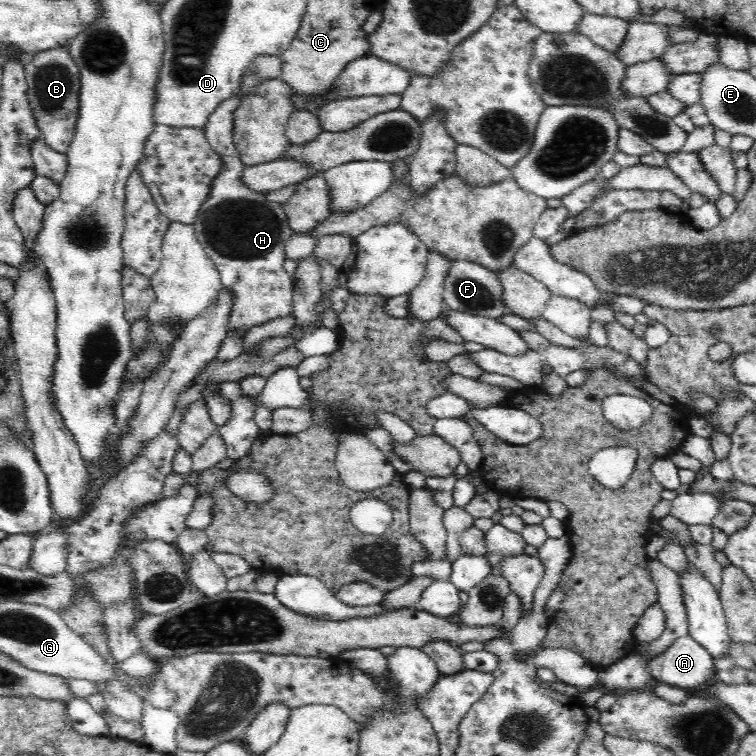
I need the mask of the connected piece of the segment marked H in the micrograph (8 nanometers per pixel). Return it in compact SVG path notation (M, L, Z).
M258 54L244 70L240 92L222 101L203 126L212 150L223 160L222 170L212 179L210 194L200 207L194 222L197 240L221 275L221 284L233 294L228 326L230 331L246 336L247 330L263 322L290 316L293 307L293 281L284 271L285 248L293 236L286 210L278 202L268 201L265 194L256 193L242 181L245 164L241 161L233 141L234 111L239 102L264 79L281 76L281 56Z

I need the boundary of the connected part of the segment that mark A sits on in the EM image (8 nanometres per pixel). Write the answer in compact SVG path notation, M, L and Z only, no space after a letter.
M689 634L676 639L664 653L649 660L647 670L658 683L690 693L698 692L717 671L712 655Z

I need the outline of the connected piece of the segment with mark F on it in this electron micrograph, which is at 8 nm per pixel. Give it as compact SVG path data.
M456 260L452 261L451 270L445 281L445 291L442 294L443 304L449 310L498 319L508 312L502 301L502 291L502 282L499 280L498 272L489 270L477 262Z

